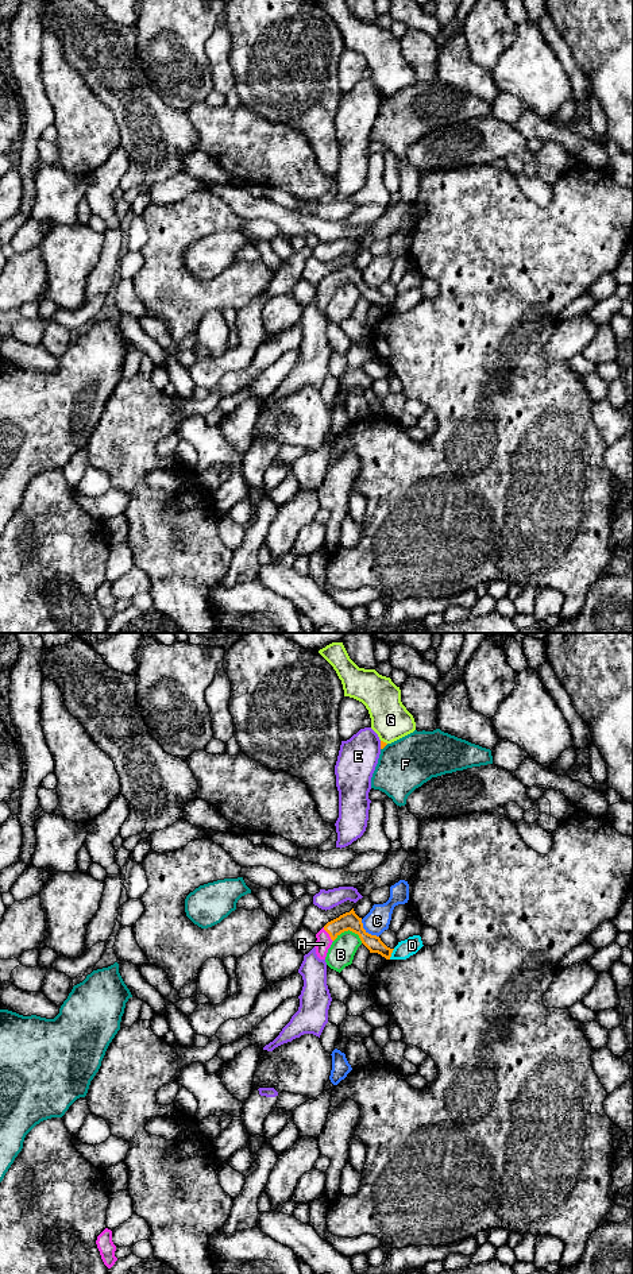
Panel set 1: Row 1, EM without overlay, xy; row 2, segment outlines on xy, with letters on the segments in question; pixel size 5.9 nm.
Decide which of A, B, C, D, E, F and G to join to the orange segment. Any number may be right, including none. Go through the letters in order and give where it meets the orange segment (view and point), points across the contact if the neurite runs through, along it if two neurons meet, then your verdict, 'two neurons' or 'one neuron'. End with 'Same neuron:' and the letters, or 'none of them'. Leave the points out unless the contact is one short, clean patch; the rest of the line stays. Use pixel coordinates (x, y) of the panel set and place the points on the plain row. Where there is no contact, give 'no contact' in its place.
A: meets orange in xy at (328, 285); runs through xy (350, 273), (334, 280), (328, 285), (323, 296); one neuron
B: meets orange in xy at (350, 282); two neurons
C: meets orange in xy at (367, 285); two neurons
D: meets orange in xy at (390, 307); two neurons
E: meets orange in xy at (381, 97); two neurons
F: meets orange in xy at (383, 99); border along xy (388, 96), (381, 101); two neurons
G: meets orange in xy at (382, 93); two neurons
Same neuron: A

